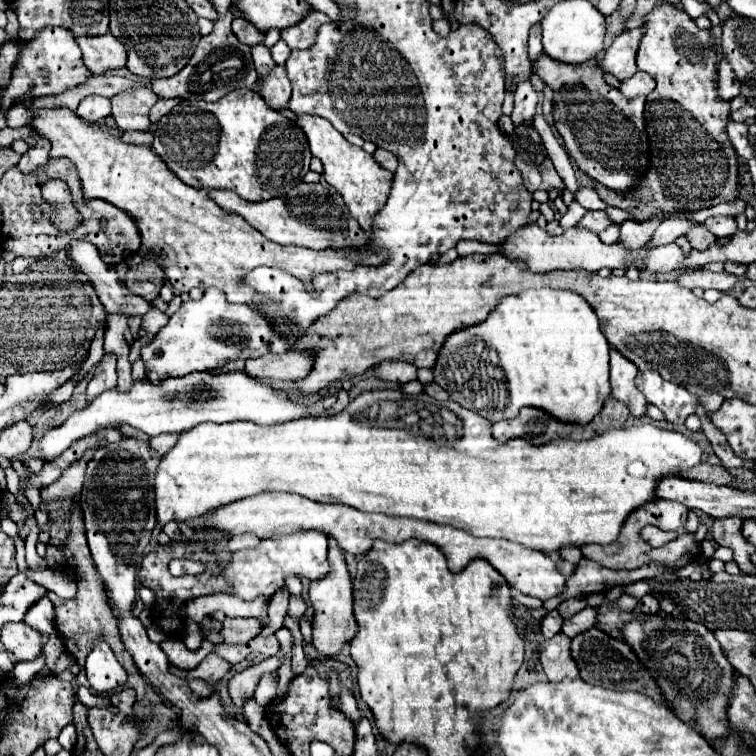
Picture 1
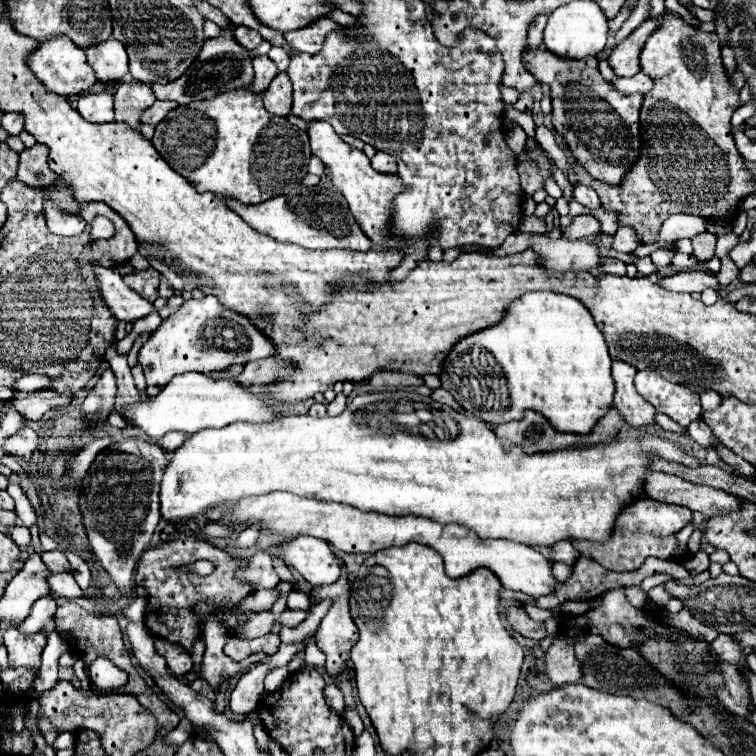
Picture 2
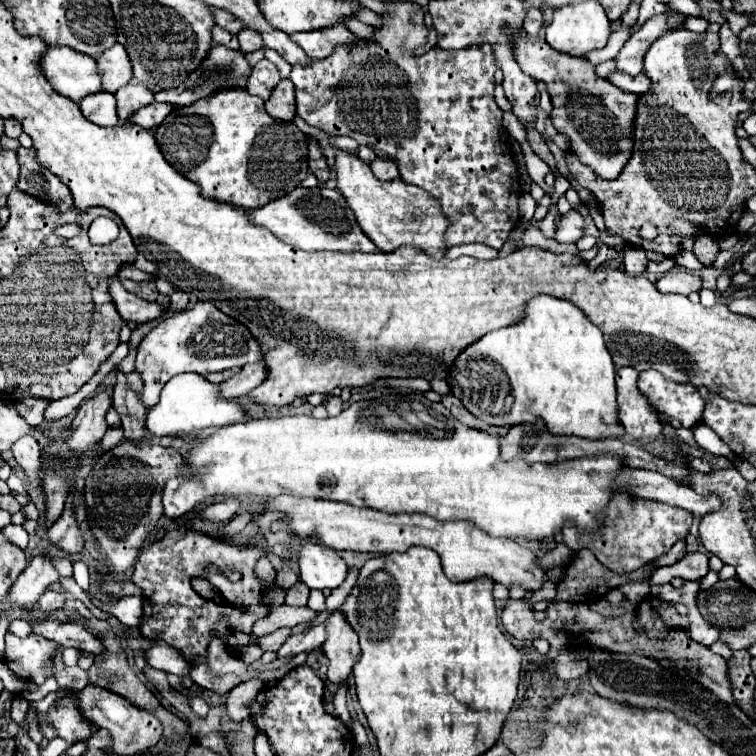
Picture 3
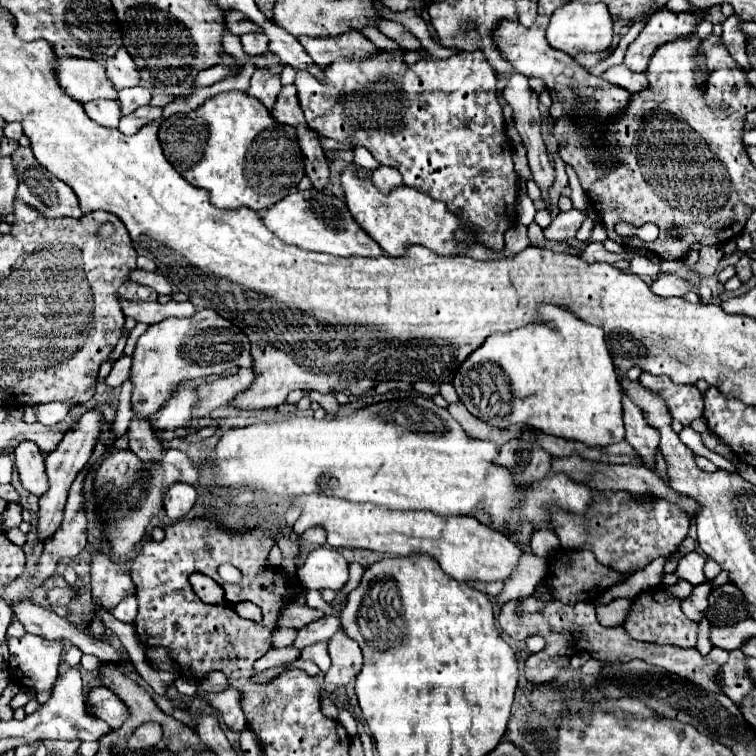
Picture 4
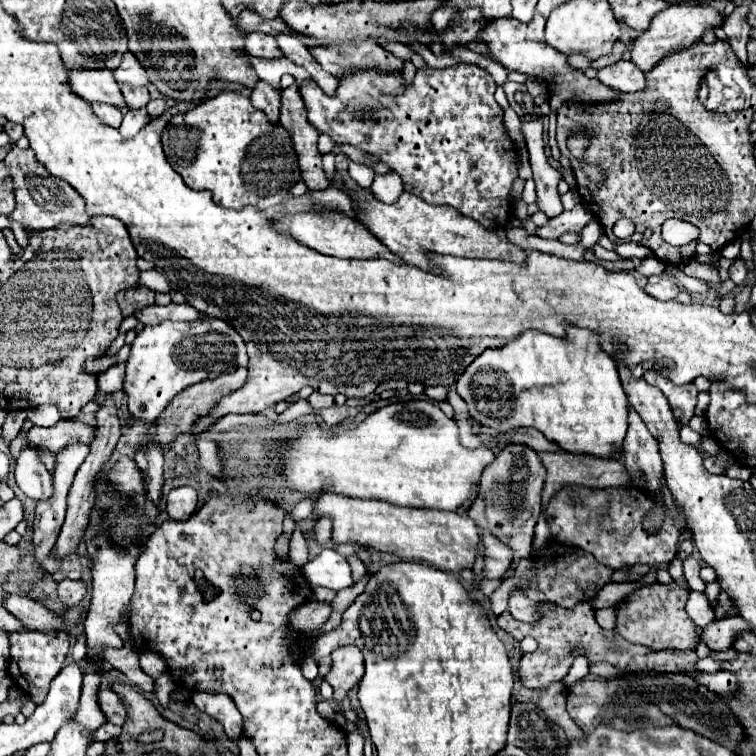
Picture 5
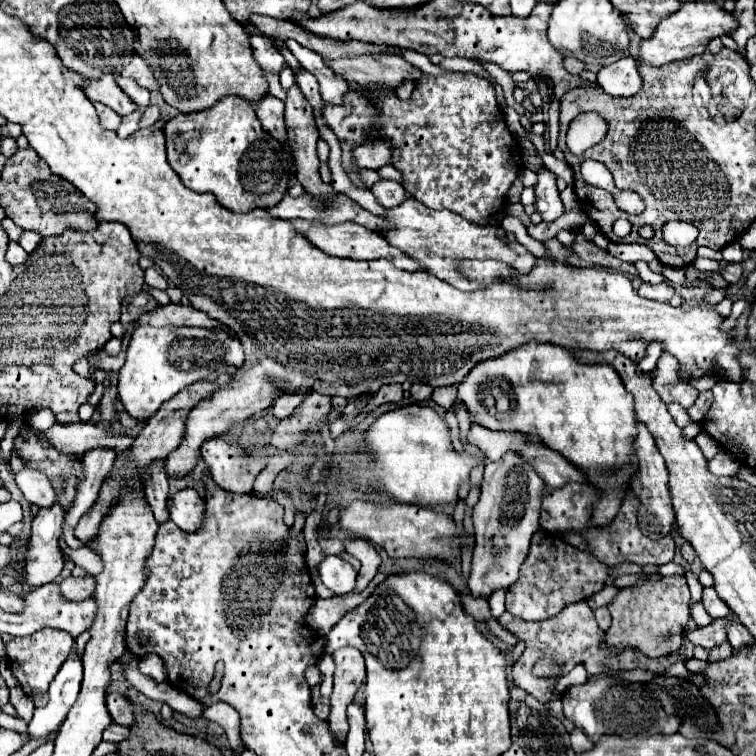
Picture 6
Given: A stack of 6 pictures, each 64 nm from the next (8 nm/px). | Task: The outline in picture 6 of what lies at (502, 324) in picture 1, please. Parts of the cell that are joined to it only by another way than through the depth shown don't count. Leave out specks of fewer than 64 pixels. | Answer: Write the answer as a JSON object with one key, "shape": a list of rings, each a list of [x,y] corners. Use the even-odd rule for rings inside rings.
{"shape":[[[530,340],[500,356],[480,360],[464,378],[464,382],[458,384],[458,398],[468,406],[476,424],[490,430],[538,434],[548,448],[560,452],[562,456],[568,456],[568,460],[576,460],[576,464],[580,464],[580,470],[588,476],[589,483],[604,490],[604,496],[600,498],[600,504],[596,504],[592,520],[596,520],[598,524],[608,524],[608,520],[616,516],[620,496],[624,494],[624,488],[630,482],[632,474],[632,460],[628,460],[632,452],[628,452],[628,442],[632,442],[636,412],[632,408],[630,392],[626,392],[620,376],[610,364],[584,364],[574,356],[574,350],[570,348]]]}

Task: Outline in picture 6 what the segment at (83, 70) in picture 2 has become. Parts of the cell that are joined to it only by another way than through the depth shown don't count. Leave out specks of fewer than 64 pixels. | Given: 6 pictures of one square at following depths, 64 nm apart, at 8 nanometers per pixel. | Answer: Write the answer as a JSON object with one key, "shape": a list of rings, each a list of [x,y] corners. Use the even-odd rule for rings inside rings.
{"shape":[[[104,74],[102,78],[96,78],[96,80],[90,80],[90,78],[84,80],[82,90],[90,102],[106,104],[120,116],[124,116],[126,112],[138,110],[136,104],[132,104],[132,100],[128,100],[128,96],[120,90],[120,86],[116,84],[112,74]]]}

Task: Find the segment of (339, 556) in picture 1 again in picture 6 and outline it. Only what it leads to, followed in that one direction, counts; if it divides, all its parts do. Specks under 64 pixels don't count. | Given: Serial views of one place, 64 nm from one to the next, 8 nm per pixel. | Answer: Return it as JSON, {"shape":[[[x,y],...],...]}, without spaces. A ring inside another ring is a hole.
{"shape":[[[344,648],[336,650],[332,654],[336,672],[334,672],[334,692],[330,696],[330,718],[328,724],[332,728],[332,734],[336,740],[344,742],[348,734],[348,720],[346,720],[346,708],[352,702],[356,690],[364,682],[366,668],[364,668],[364,656],[356,648]]]}

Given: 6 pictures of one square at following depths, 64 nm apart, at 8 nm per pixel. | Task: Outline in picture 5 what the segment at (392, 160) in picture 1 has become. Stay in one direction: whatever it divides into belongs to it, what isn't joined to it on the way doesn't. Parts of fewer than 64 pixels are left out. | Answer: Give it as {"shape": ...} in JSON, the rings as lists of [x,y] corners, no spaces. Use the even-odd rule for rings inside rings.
{"shape":[[[396,172],[376,174],[370,188],[378,196],[378,200],[384,200],[386,204],[392,204],[392,200],[396,200],[396,196],[400,196],[400,192],[404,190],[402,180],[400,180],[400,176]]]}

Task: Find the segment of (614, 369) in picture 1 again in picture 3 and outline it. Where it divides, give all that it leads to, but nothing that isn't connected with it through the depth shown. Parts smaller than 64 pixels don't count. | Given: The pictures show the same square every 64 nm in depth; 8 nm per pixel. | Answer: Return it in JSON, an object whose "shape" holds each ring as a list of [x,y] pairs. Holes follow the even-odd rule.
{"shape":[[[624,366],[616,368],[616,388],[618,388],[618,418],[624,430],[636,440],[654,440],[662,432],[662,424],[656,420],[658,412],[652,404],[638,392],[636,368]]]}

